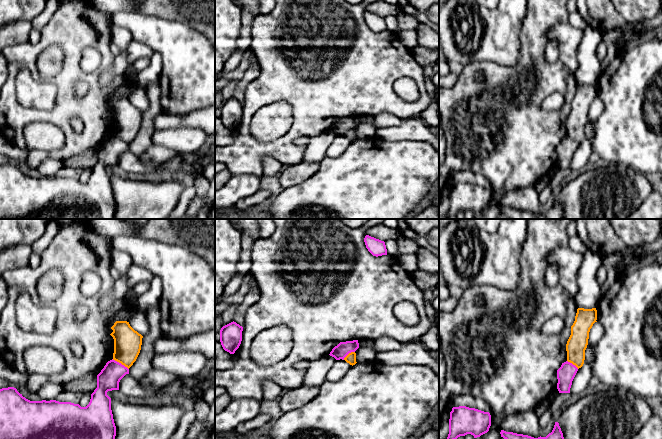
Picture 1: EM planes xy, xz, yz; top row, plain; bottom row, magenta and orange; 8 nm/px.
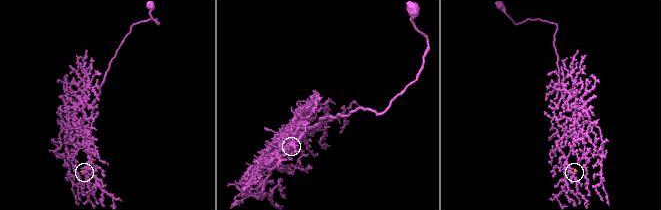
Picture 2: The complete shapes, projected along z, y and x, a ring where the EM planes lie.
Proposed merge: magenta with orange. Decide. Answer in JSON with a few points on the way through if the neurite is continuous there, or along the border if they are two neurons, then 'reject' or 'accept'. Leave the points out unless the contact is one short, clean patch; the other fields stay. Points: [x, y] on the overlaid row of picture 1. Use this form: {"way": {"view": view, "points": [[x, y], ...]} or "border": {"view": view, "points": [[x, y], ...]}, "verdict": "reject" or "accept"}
{"border": {"view": "xy", "points": [[112, 359], [120, 362], [128, 369]]}, "verdict": "reject"}

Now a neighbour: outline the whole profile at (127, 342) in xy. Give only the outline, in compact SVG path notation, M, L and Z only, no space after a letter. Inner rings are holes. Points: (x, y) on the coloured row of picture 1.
M116 321L111 329L113 332L110 335L114 339L113 360L129 369L140 353L143 336L127 321Z

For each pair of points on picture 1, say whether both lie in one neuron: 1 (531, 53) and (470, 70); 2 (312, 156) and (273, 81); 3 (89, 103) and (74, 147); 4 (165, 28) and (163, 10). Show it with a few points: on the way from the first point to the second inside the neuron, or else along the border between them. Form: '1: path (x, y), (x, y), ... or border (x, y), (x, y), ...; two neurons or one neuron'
1: path (518, 69), (515, 72), (486, 72); one neuron
2: border (306, 147), (301, 160); two neurons
3: path (89, 114), (89, 132), (85, 136); one neuron
4: border (141, 13), (177, 20), (187, 24); two neurons

